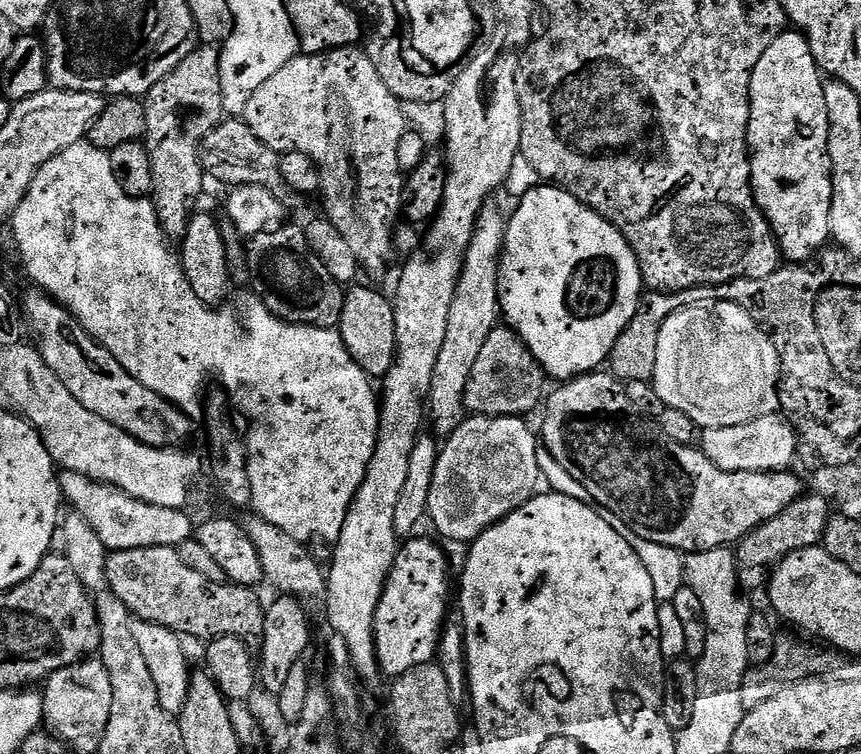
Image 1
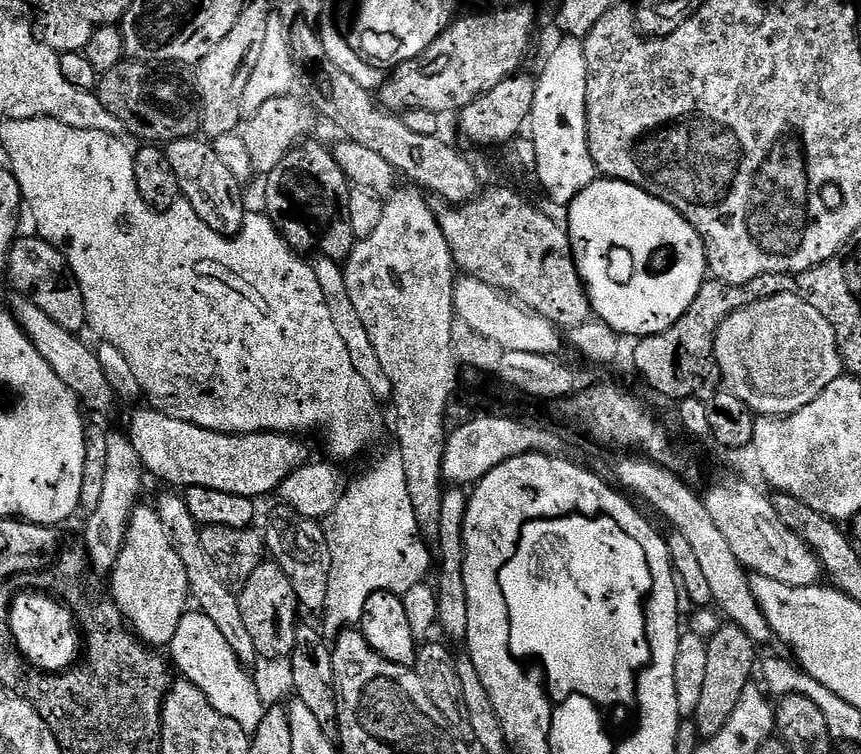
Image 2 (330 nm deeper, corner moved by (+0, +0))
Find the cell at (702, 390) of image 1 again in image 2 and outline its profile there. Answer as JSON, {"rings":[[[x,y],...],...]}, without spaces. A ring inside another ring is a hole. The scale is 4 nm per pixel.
{"rings":[[[796,294],[765,295],[763,298],[753,299],[744,308],[737,310],[737,312],[730,313],[716,332],[714,364],[718,372],[720,368],[721,377],[719,376],[719,379],[722,381],[722,384],[722,379],[724,379],[724,384],[728,387],[729,394],[732,395],[729,397],[733,401],[743,404],[745,408],[753,413],[759,414],[761,412],[764,415],[761,417],[764,418],[792,416],[795,412],[800,412],[804,408],[809,407],[815,401],[816,396],[822,394],[822,390],[826,390],[826,386],[838,379],[842,374],[842,361],[840,359],[840,347],[836,345],[836,332],[830,326],[828,319],[813,304],[809,304],[807,299],[801,298]]]}

